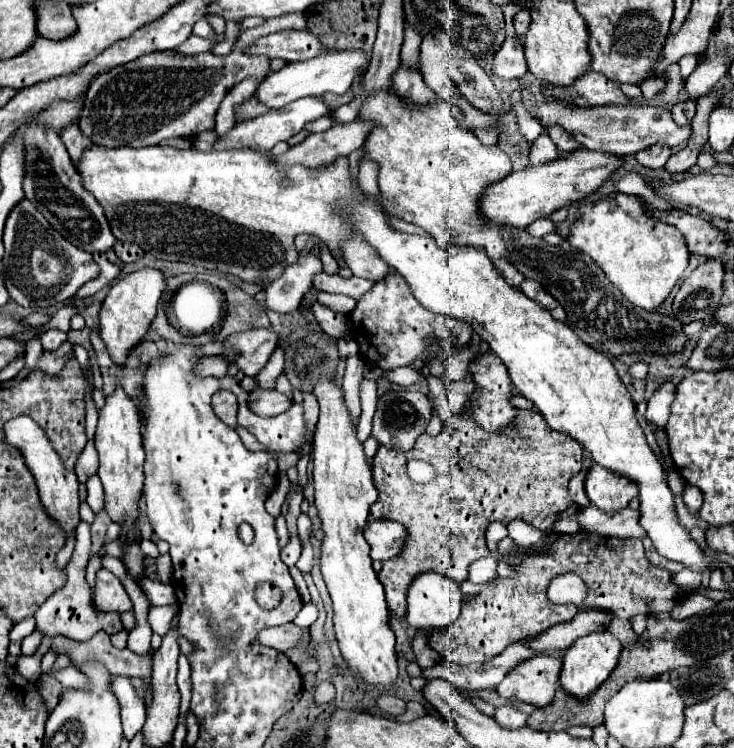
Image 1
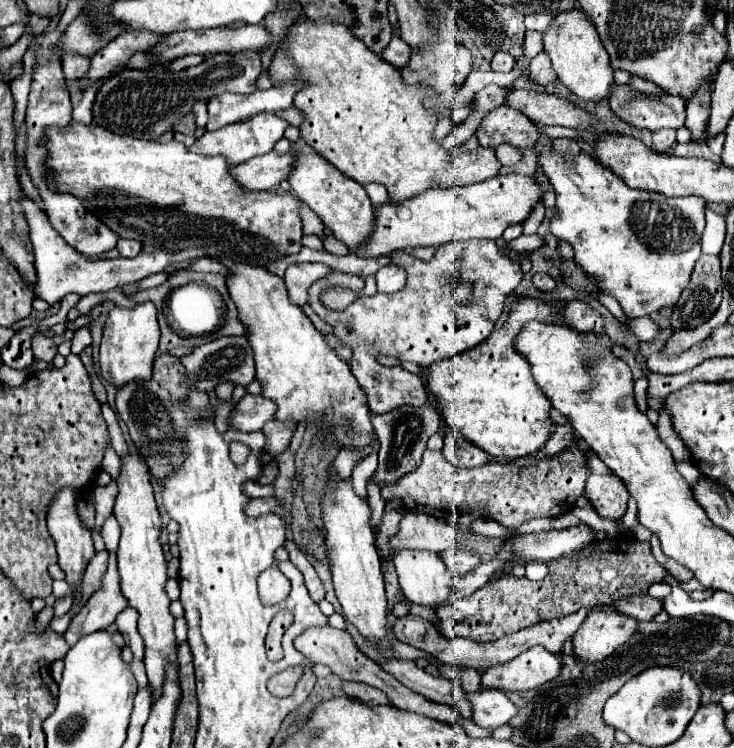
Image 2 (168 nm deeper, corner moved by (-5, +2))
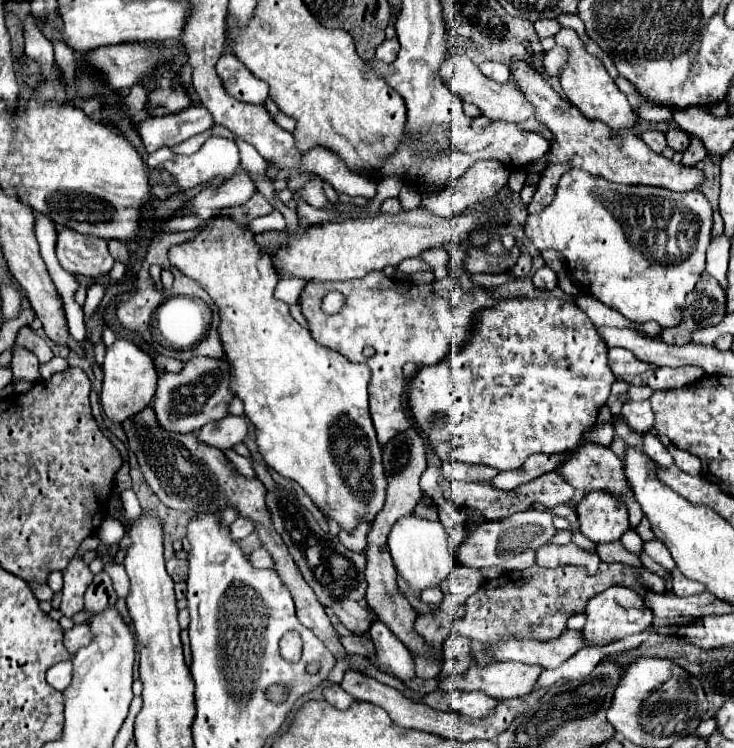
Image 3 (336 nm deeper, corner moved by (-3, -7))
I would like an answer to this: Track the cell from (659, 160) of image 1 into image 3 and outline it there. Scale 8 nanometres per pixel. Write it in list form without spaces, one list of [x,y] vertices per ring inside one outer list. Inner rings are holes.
[[[645,131],[641,135],[641,139],[649,145],[649,149],[653,149],[655,153],[661,153],[665,147],[667,147],[667,141],[665,141],[665,135],[661,131]]]

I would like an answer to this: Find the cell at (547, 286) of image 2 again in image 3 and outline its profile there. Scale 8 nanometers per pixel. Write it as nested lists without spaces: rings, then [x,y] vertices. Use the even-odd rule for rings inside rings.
[[[541,267],[539,271],[535,271],[531,281],[541,291],[553,291],[557,287],[557,275],[549,267]]]

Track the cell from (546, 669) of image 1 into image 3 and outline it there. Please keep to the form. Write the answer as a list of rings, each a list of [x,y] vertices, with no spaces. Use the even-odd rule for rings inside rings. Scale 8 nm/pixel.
[[[505,661],[489,667],[471,665],[461,677],[449,677],[443,681],[447,691],[485,691],[487,695],[503,701],[509,697],[523,697],[537,685],[539,675],[545,669],[541,665],[529,665],[521,661]]]

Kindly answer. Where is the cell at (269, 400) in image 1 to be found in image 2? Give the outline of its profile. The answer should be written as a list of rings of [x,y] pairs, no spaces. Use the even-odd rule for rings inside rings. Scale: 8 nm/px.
[[[245,394],[237,404],[235,412],[229,416],[229,422],[239,432],[257,432],[265,422],[273,420],[275,402],[263,398],[261,394]]]

